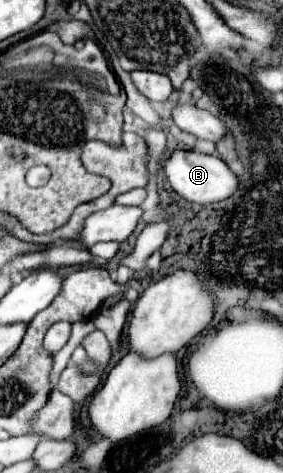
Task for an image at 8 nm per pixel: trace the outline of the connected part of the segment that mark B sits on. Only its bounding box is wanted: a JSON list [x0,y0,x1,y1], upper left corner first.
[163,151,237,205]

